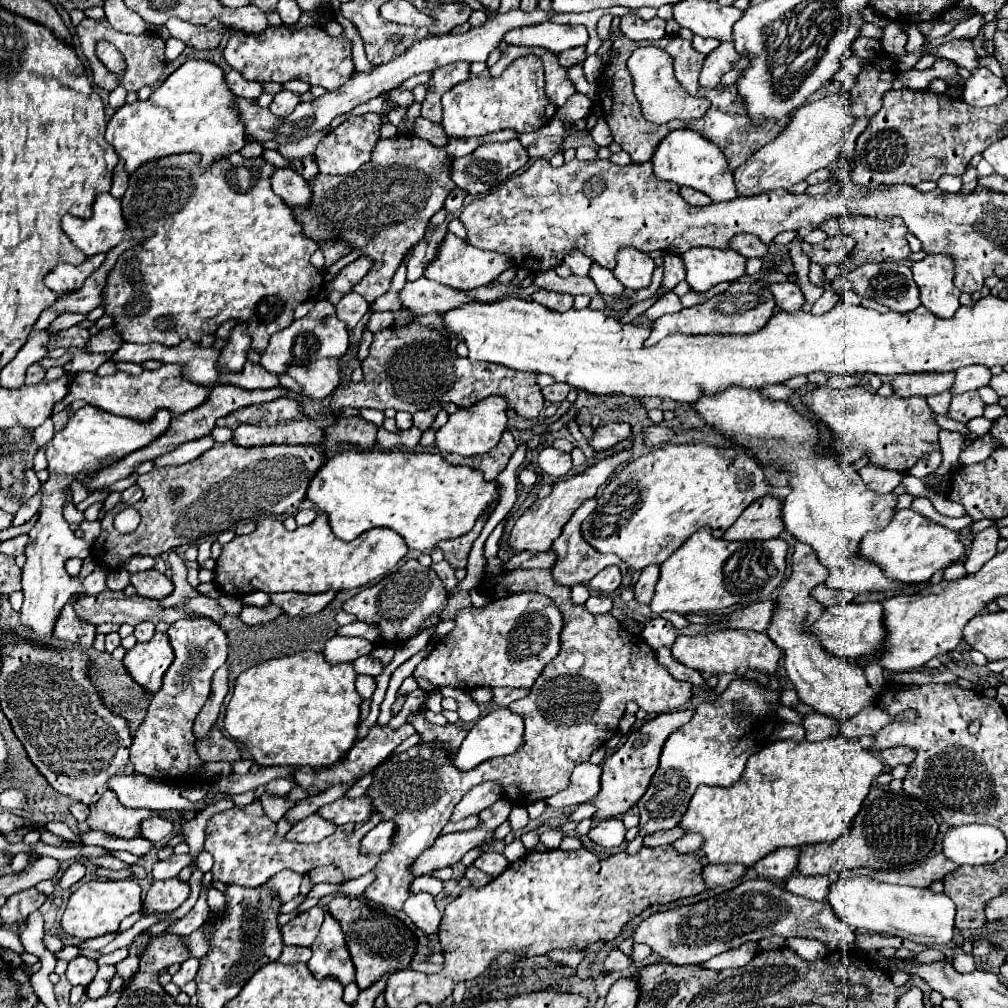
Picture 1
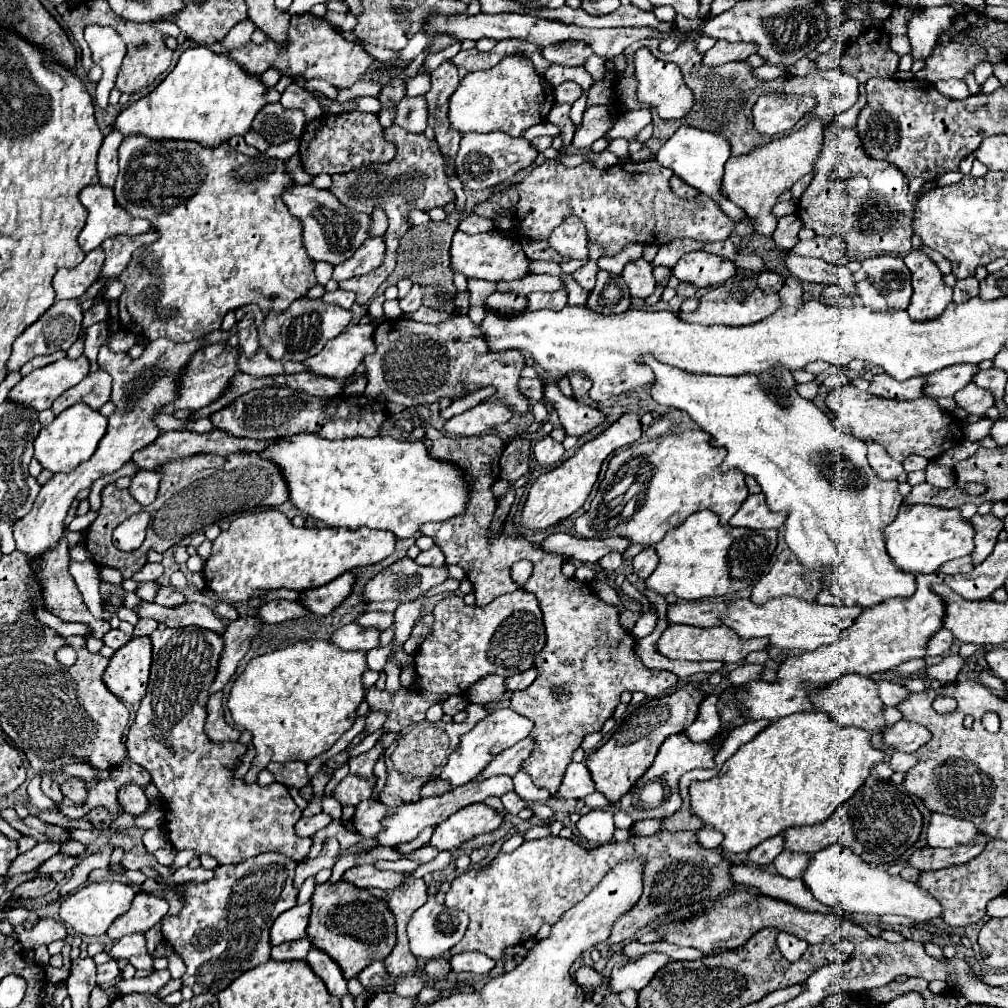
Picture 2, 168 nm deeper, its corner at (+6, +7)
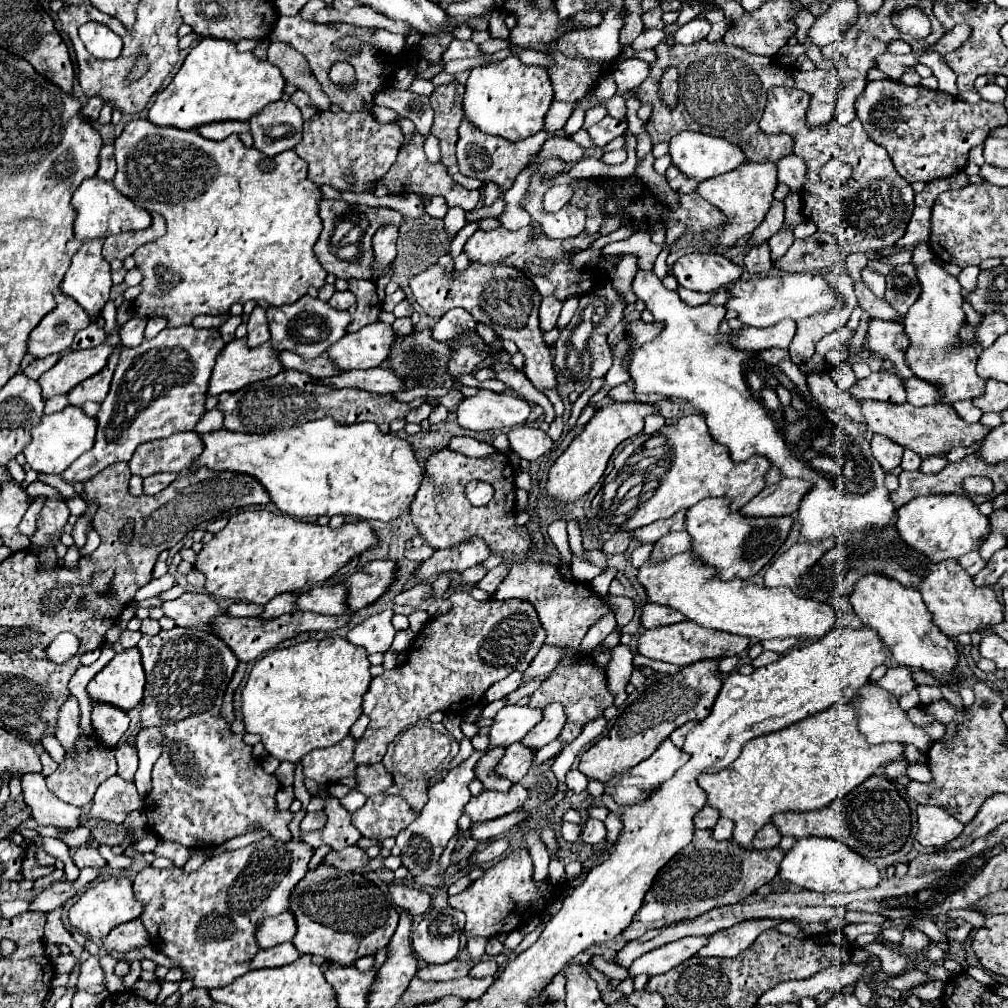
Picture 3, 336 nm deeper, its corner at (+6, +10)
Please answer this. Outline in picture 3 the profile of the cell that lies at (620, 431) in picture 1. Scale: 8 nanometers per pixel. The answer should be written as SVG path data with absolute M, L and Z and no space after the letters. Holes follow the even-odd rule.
M470 261L462 273L450 273L434 263L430 269L410 279L410 289L416 303L428 317L438 319L446 311L462 307L472 313L476 323L490 327L502 339L512 339L518 345L518 351L524 355L524 375L534 383L534 387L540 391L556 387L552 351L546 343L542 343L542 331L538 325L538 305L542 295L526 273L514 269L512 265L478 265L474 261Z

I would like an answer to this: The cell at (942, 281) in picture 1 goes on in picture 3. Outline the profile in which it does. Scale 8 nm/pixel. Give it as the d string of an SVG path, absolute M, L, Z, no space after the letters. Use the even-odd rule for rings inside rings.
M920 243L914 249L912 263L916 265L918 279L922 281L922 293L904 319L904 329L910 339L910 345L906 349L906 363L918 379L928 381L942 391L940 403L952 405L962 399L972 401L974 397L984 393L986 381L976 373L978 355L974 347L964 345L960 339L960 329L966 323L966 315L962 311L962 287L956 277L952 277L944 267L932 261L932 251L926 243Z

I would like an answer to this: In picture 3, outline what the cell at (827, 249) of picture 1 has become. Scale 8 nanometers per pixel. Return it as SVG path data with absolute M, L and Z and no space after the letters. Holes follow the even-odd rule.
M816 231L808 239L796 239L792 247L782 255L780 261L772 263L778 271L788 273L808 273L808 271L820 271L824 267L830 267L834 261L838 261L842 255L836 239L830 233Z

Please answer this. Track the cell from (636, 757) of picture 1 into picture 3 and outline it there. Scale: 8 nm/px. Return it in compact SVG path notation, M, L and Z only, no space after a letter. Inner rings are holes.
M706 659L682 667L674 675L660 675L652 685L644 689L638 699L624 707L624 711L616 717L608 733L598 739L586 753L582 753L578 769L588 779L608 783L614 775L624 773L646 757L650 757L658 749L658 745L668 739L668 735L680 725L688 721L702 721L704 717L708 717L722 687L718 663L718 659Z

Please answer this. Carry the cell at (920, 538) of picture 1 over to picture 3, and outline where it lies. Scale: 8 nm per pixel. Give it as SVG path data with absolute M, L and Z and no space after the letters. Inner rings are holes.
M924 495L906 503L896 511L896 527L900 537L916 551L930 557L934 563L946 559L960 559L962 555L980 549L982 539L990 535L990 521L984 517L966 495Z

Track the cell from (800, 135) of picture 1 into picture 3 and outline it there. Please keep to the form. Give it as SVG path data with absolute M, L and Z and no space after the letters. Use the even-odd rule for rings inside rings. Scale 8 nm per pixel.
M746 163L730 173L724 173L714 179L706 179L706 181L698 183L696 193L702 199L706 199L710 205L720 209L722 215L726 217L726 223L722 227L718 227L718 241L722 245L732 247L738 239L746 237L760 225L760 221L766 217L766 213L770 209L770 203L774 201L772 193L776 189L776 185L778 185L778 179L776 179L774 163Z

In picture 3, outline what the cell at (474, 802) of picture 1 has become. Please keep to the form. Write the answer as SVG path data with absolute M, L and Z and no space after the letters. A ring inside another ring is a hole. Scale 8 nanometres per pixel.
M550 703L550 705L544 709L542 721L522 739L522 743L524 743L526 747L540 749L540 747L548 745L550 741L554 741L554 739L560 735L564 723L566 723L566 713L564 713L562 705Z

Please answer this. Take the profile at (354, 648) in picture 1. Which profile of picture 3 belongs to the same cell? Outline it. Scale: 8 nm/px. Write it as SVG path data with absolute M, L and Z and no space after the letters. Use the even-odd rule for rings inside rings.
M384 611L380 615L374 615L366 619L364 623L356 625L348 633L348 641L354 645L362 645L368 653L386 653L394 639L394 627L392 627L392 611Z

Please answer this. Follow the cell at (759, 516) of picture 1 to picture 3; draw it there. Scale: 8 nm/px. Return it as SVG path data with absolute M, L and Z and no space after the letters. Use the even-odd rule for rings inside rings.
M780 479L780 483L760 491L742 507L748 517L780 517L796 515L802 497L810 491L810 483L802 479Z

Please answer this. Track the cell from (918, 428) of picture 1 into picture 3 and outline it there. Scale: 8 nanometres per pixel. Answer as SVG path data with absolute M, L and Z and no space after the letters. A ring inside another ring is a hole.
M864 401L862 413L866 417L866 427L872 433L886 435L894 443L918 453L922 459L932 457L932 455L944 457L944 455L948 455L948 451L952 447L958 447L958 445L970 447L970 445L982 441L990 431L990 427L986 427L982 423L974 423L974 425L964 423L958 417L958 413L954 411L954 407L940 405L940 403L928 405L928 407L914 407L910 403L890 405L890 403L880 403L880 401Z

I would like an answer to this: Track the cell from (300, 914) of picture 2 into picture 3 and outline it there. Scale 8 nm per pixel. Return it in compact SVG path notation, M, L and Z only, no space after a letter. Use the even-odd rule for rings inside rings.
M284 911L282 915L274 915L262 921L262 925L258 925L256 937L258 937L260 949L270 949L280 943L292 941L294 933L296 933L294 915L290 911Z

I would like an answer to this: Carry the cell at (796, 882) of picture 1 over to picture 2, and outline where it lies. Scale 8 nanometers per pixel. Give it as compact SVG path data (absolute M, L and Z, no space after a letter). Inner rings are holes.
M784 850L776 860L774 866L778 870L778 874L782 874L784 878L802 878L802 872L806 872L810 856L808 854L794 854Z

